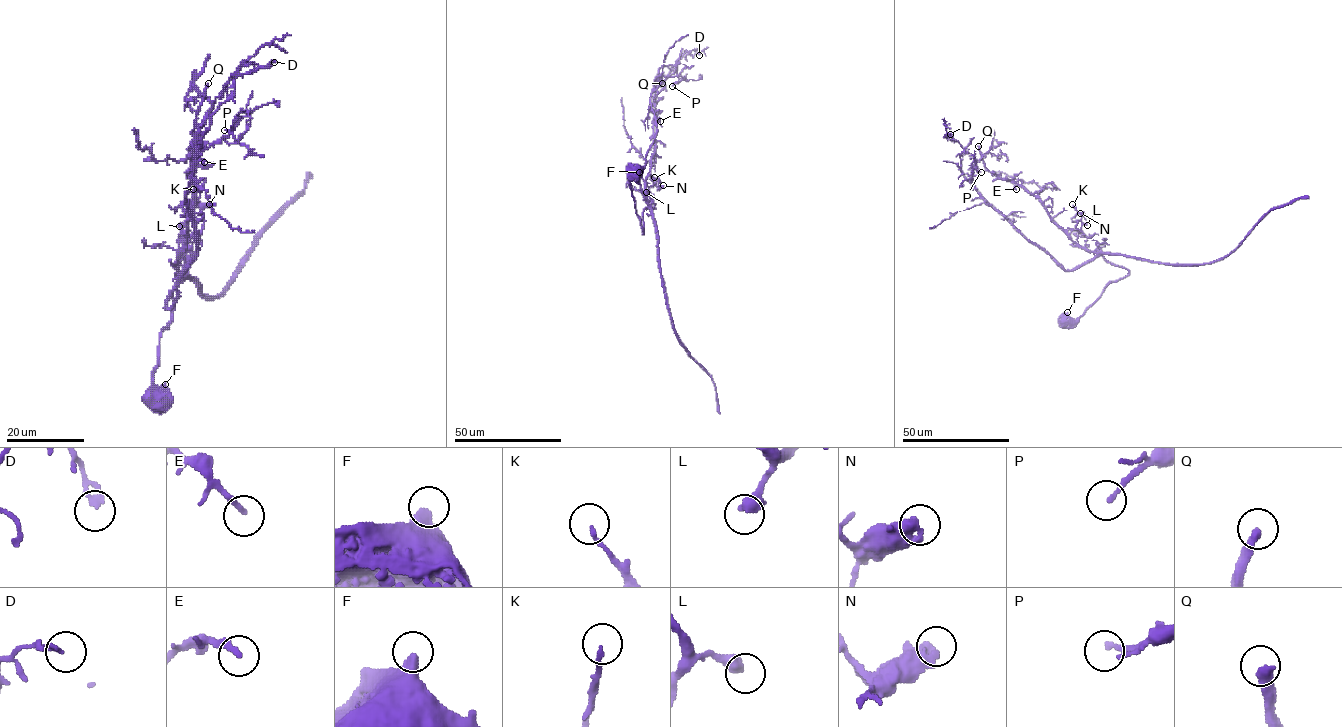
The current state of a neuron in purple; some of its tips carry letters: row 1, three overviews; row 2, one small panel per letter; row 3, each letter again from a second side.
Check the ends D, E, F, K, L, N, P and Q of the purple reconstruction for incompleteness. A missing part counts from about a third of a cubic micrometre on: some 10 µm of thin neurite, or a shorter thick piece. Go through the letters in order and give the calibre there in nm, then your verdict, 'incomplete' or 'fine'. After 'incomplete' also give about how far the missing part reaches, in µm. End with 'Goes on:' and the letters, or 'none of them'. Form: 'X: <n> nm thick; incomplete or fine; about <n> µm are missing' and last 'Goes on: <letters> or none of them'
D: 200 nm thick; fine
E: 200 nm thick; fine
F: 500 nm thick; fine
K: 150 nm thick; fine
L: 500 nm thick; incomplete; about 25 µm are missing
N: 550 nm thick; fine
P: 200 nm thick; incomplete; about 50 µm are missing
Q: 380 nm thick; incomplete; about 40 µm are missing
Goes on: L, P, Q

